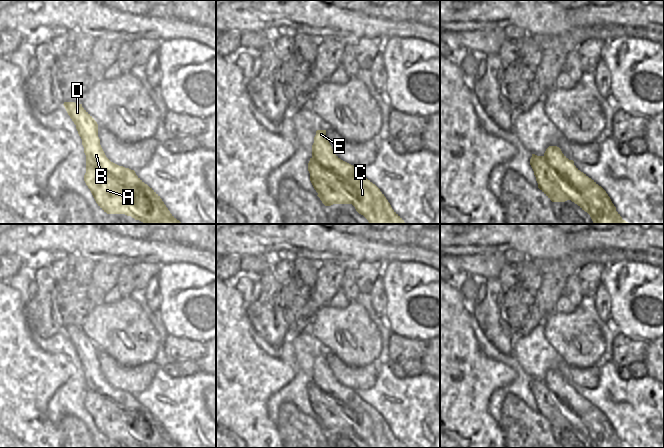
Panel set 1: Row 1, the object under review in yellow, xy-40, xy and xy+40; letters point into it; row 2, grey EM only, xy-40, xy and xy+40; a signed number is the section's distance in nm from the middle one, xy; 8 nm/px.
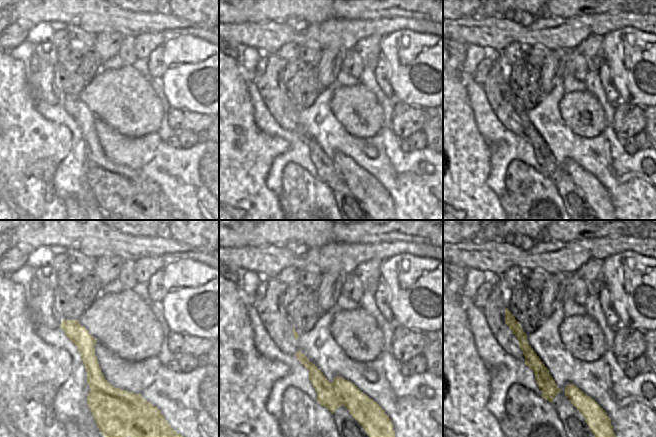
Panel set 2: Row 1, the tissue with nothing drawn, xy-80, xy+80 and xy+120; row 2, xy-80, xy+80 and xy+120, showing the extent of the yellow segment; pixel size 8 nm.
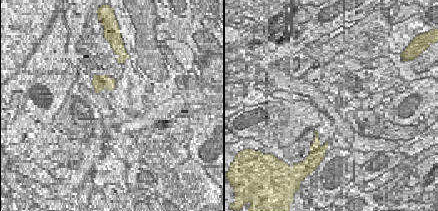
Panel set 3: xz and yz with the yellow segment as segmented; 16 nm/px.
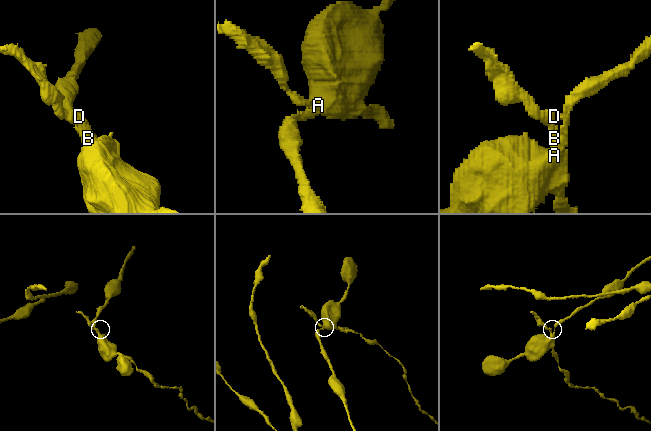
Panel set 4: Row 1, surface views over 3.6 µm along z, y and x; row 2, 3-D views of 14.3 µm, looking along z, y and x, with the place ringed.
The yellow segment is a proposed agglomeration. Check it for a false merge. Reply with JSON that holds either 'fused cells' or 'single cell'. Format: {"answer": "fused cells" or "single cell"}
{"answer": "fused cells"}

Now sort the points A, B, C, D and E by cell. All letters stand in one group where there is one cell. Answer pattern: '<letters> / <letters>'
A / B C D E

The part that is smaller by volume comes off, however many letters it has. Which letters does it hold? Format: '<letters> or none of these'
B, C, D, E

